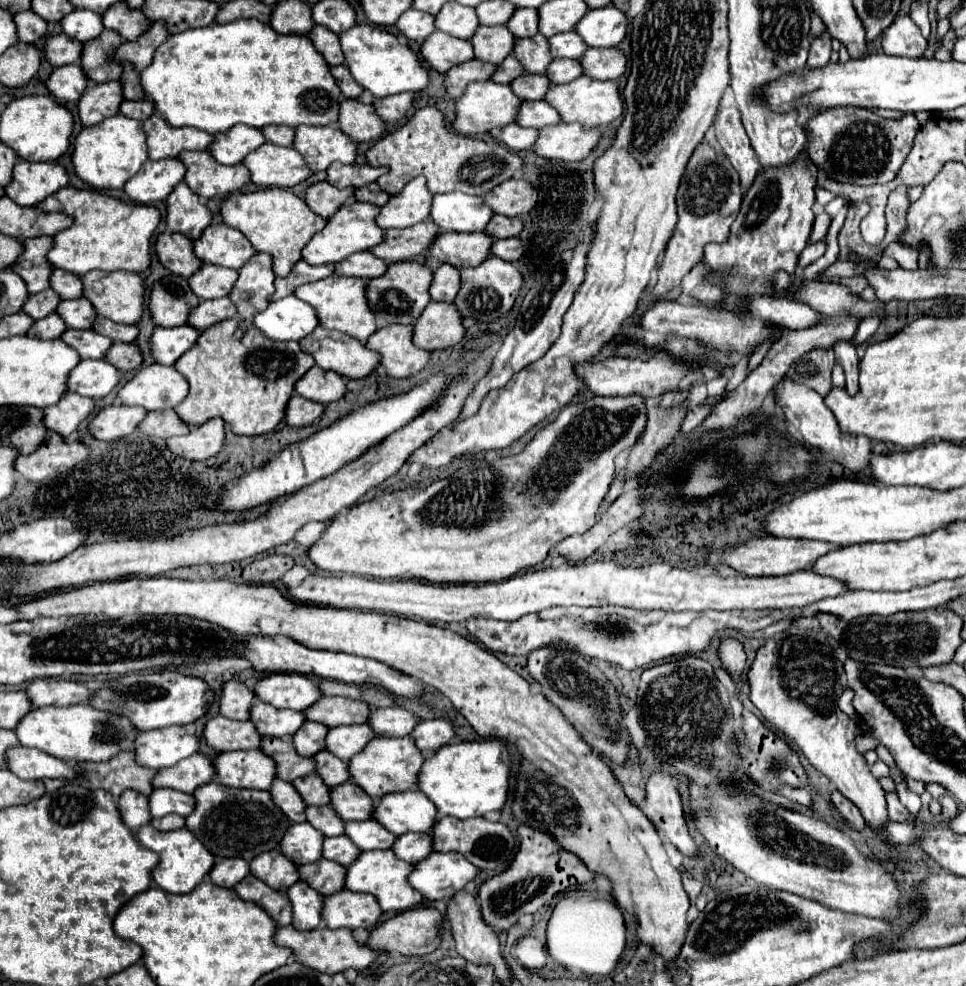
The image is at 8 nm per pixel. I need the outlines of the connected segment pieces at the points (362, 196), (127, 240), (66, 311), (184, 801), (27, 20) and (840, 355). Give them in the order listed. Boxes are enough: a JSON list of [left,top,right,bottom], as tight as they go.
[[355,183,389,205],[39,187,161,275],[55,297,97,329],[149,789,193,817],[15,11,47,43],[833,341,859,395]]

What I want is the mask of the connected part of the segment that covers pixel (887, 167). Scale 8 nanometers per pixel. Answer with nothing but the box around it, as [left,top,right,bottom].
[807,109,919,185]

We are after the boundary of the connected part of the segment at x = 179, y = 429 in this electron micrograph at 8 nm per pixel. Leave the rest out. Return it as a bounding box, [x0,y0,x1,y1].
[139,409,189,439]

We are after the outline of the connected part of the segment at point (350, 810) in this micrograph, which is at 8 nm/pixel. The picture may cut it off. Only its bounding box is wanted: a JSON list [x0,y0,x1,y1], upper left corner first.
[329,781,373,821]

